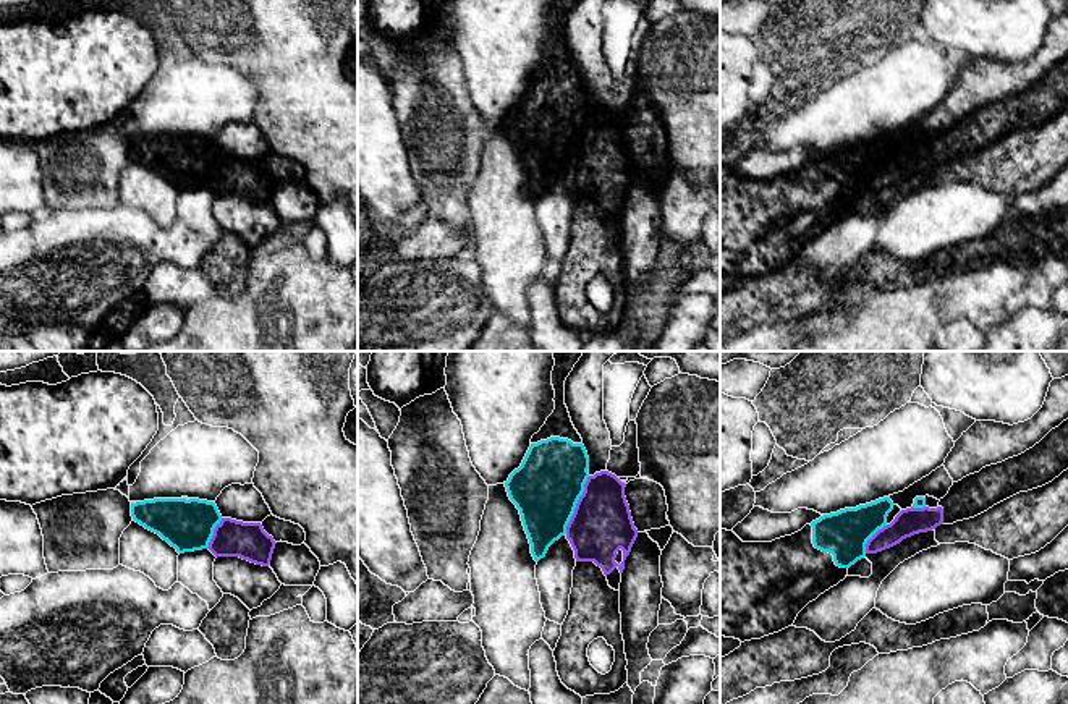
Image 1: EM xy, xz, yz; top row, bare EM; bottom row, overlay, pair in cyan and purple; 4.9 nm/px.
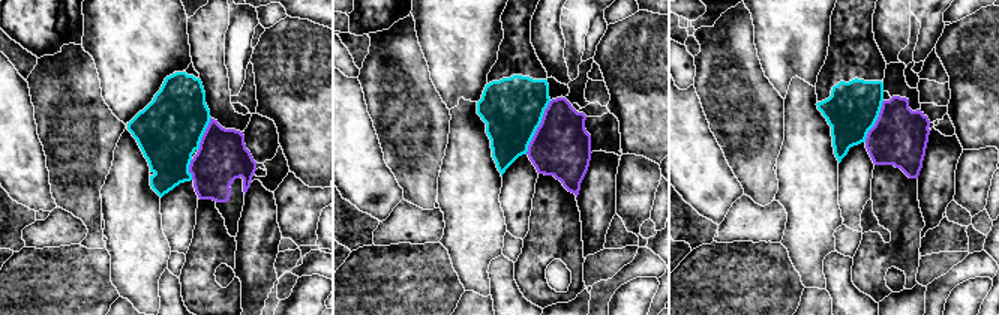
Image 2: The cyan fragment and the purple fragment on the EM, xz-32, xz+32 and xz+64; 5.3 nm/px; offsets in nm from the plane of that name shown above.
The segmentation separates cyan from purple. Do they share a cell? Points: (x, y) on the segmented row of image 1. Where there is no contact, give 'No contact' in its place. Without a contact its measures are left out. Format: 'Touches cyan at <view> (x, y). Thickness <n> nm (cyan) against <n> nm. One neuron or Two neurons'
Touches cyan at xz (575, 505). Thickness 340 nm (cyan) against 300 nm. Two neurons

